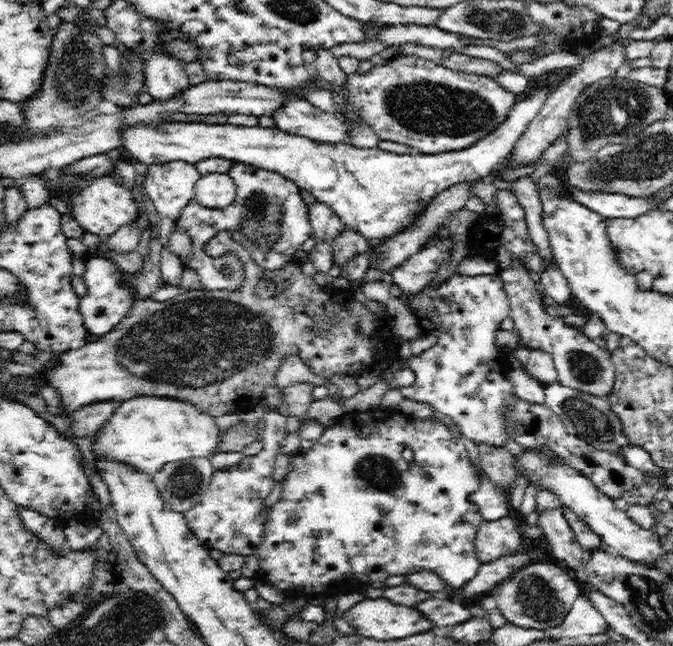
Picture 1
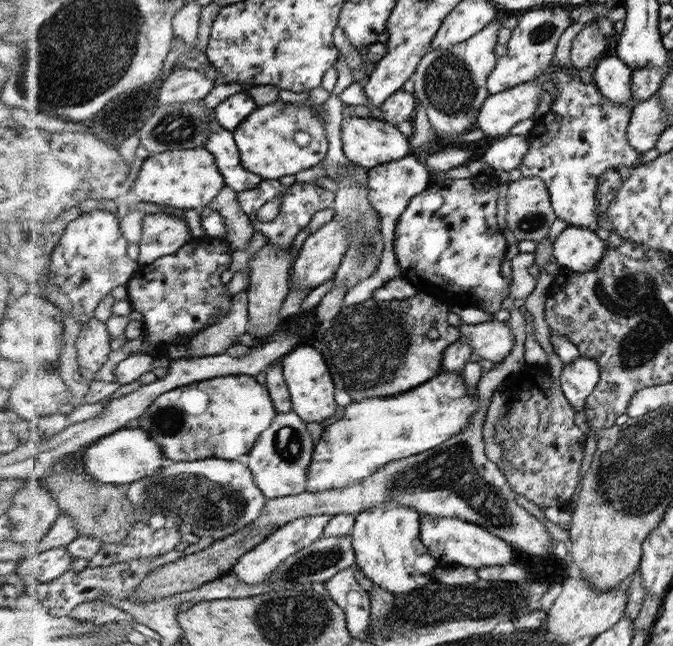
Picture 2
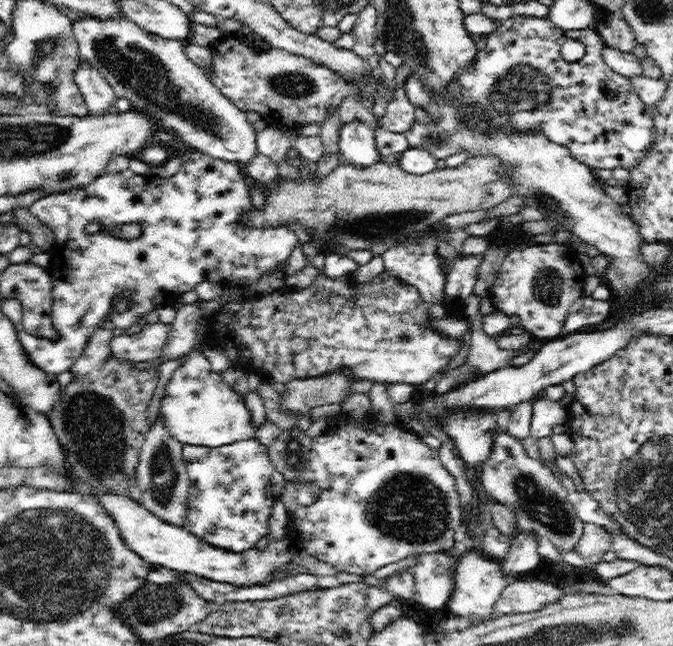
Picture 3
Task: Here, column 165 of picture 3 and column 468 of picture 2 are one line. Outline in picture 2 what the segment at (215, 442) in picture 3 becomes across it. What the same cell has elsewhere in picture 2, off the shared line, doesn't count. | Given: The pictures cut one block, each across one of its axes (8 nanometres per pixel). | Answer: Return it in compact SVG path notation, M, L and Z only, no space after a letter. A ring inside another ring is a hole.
M442 371L435 378L412 389L412 392L408 391L392 397L363 399L343 408L340 419L323 429L322 437L315 442L313 460L308 467L305 491L320 492L329 491L332 488L356 486L388 462L421 454L463 432L469 426L473 412L477 411L480 405L478 392L476 392L475 399L471 398L466 392L466 386L462 372Z

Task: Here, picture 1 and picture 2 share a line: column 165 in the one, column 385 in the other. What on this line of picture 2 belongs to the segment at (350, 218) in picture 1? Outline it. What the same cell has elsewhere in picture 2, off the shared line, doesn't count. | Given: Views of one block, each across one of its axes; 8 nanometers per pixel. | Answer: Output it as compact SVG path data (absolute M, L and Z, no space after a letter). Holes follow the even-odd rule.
M355 116L343 119L341 122L341 141L345 157L365 169L378 167L408 156L410 154L408 139L400 134L397 125L392 125L386 120Z

